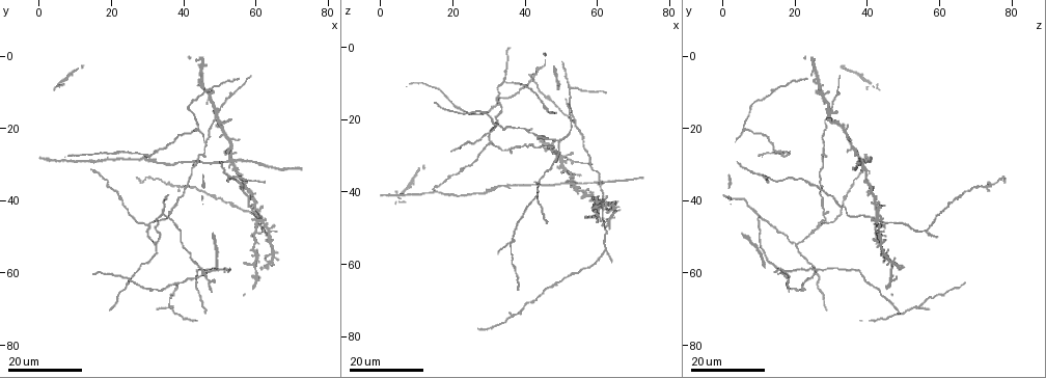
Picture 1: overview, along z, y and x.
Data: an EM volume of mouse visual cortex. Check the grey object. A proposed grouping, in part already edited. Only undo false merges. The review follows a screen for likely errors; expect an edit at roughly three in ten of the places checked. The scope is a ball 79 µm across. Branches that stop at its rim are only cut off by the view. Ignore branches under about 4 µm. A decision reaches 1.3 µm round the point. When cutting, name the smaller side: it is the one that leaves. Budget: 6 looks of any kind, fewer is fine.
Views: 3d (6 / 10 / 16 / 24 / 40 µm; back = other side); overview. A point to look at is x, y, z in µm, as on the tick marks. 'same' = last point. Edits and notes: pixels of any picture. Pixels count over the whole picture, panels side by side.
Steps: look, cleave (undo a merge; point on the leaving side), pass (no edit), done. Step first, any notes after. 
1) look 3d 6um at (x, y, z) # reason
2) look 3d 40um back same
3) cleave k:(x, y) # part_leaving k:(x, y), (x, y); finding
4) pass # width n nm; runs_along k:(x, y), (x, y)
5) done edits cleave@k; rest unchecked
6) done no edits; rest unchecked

look 3d 24um at (52.5, 33.0, 12.0) # arms part here

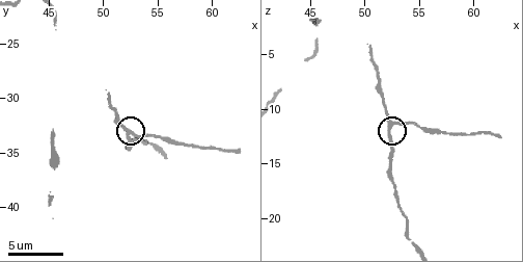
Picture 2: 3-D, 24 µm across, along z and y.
look 3d 10um at (52.4, 33.0, 11.4) # zoom in

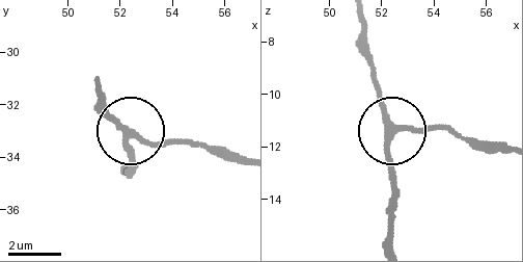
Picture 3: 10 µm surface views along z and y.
pass # width 230 nm; runs_along 3:(394, 244), (389, 137), (401, 130), (472, 137); all the same neuron

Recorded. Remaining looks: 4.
look 3d 16um at (53.5, 29.0, 38.0)

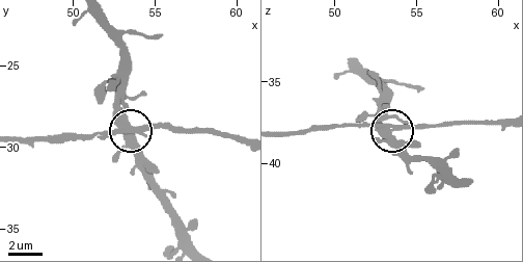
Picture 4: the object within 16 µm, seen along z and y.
look 3d 10um at (52.9, 29.0, 37.7)

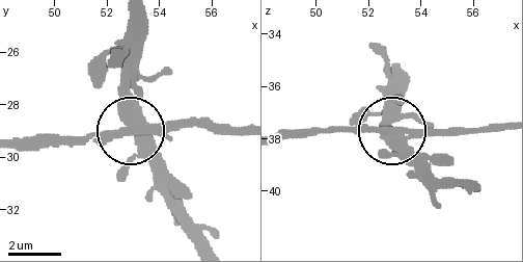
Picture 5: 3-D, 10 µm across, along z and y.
cleave 5:(114, 137) # arms 3; part_leaving 5:(150, 129), (19, 139); a second neuron is stuck on

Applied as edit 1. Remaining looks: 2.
done edits cleave@5; rest unchecked

